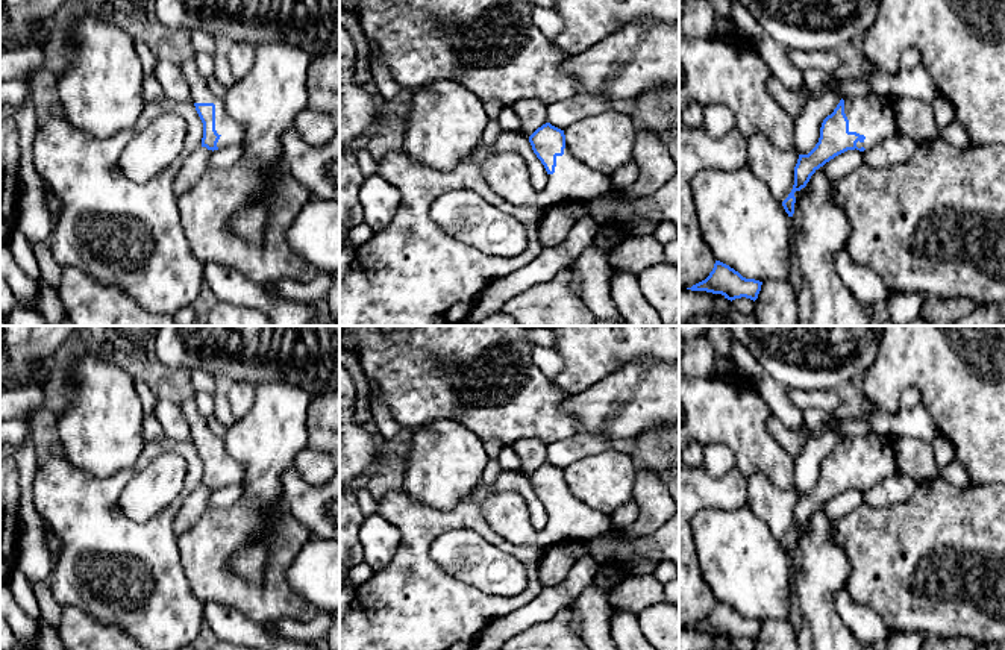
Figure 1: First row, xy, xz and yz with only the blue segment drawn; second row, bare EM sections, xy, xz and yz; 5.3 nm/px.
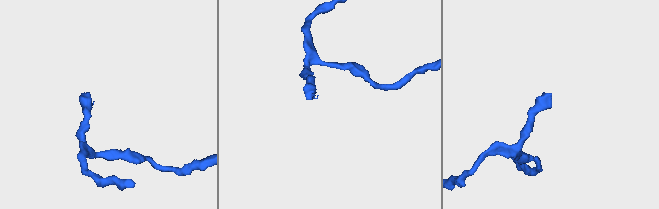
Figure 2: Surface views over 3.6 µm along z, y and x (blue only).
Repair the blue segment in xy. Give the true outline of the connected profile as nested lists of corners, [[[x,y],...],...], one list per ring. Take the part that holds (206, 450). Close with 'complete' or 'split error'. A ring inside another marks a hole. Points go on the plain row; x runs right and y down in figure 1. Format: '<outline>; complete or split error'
[[[185,398],[179,406],[188,420],[191,441],[203,462],[202,486],[214,491],[240,485],[244,477],[244,468],[229,456],[221,436],[209,429],[196,398]]]; split error

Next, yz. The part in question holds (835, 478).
[[[866,432],[841,438],[823,459],[816,486],[808,494],[799,494],[793,529],[782,541],[788,556],[794,553],[794,532],[805,527],[820,506],[847,489],[872,488],[897,471],[894,441],[888,436]]]; split error

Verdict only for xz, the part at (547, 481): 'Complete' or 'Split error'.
Split error

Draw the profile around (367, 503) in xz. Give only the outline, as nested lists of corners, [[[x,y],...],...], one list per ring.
[[[367,488],[356,491],[356,500],[361,512],[365,517],[377,512],[377,500],[370,494]]]

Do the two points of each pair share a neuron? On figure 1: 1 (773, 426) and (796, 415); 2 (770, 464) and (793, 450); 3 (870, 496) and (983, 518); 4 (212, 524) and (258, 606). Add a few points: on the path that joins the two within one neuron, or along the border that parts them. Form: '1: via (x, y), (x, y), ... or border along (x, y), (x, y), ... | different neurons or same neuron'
1: border along (772, 414), (785, 426), (802, 429), (808, 437) | different neurons
2: border along (767, 424), (767, 434), (793, 459) | different neurons
3: border along (917, 485), (904, 500), (879, 508), (864, 505) | different neurons
4: via (212, 546), (212, 567), (237, 591) | same neuron

